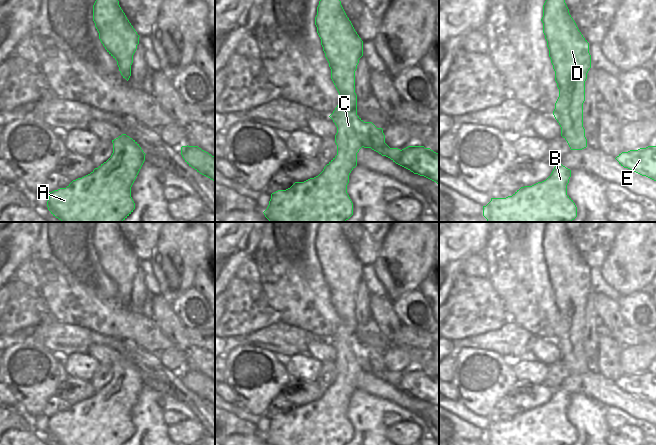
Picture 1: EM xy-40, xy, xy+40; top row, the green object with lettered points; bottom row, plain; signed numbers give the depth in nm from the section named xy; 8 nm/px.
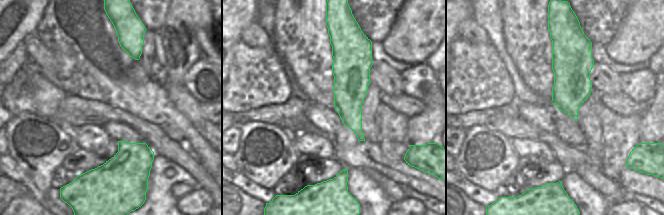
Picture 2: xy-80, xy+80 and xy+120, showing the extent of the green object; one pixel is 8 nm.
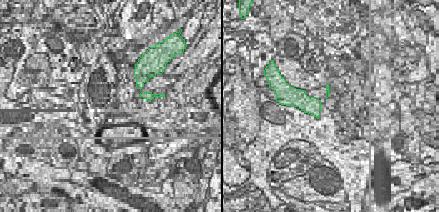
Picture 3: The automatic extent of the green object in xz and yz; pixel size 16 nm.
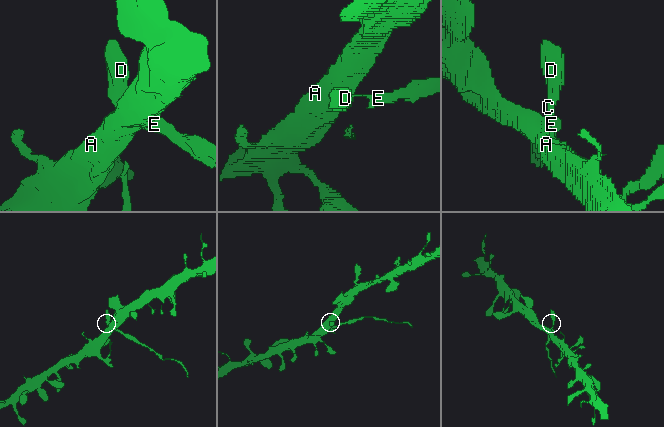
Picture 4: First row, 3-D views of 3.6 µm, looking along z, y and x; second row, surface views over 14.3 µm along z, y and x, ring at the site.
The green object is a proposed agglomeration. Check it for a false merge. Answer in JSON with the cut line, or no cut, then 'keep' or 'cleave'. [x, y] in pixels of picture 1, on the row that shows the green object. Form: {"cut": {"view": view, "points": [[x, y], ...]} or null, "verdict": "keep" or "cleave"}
{"cut": {"view": "xy", "points": [[376, 127], [369, 129], [372, 143], [371, 148]]}, "verdict": "cleave"}

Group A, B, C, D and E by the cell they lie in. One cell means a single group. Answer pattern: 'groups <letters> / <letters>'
groups A B C D / E

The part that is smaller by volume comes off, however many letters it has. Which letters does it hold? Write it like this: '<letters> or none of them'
E

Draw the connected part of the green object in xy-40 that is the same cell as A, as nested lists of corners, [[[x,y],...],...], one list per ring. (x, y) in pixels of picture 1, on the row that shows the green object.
[[[122,134],[112,140],[111,157],[90,174],[73,180],[66,188],[49,192],[48,210],[62,222],[123,222],[135,209],[131,187],[145,161],[139,144]]]

